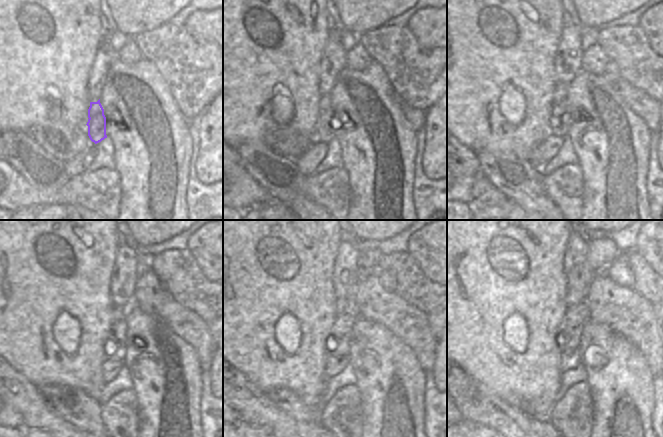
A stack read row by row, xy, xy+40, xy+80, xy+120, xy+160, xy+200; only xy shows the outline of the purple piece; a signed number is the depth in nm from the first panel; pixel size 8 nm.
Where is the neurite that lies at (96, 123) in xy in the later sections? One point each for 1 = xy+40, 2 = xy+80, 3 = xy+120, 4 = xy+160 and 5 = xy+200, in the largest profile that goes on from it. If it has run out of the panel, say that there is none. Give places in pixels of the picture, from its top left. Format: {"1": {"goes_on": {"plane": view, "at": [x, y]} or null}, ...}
{"1": {"goes_on": {"plane": "xy+40", "at": [322, 133]}}, "2": {"goes_on": {"plane": "xy+80", "at": [557, 127]}}, "3": {"goes_on": {"plane": "xy+120", "at": [115, 346]}}, "4": {"goes_on": {"plane": "xy+160", "at": [338, 343]}}, "5": {"goes_on": {"plane": "xy+200", "at": [576, 317]}}}

